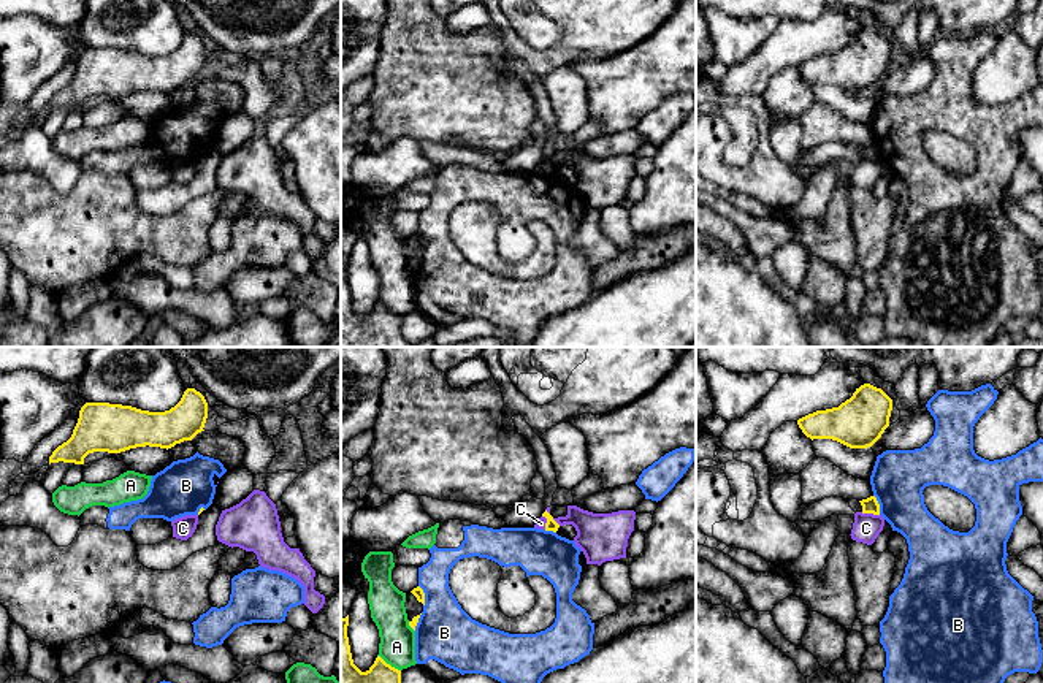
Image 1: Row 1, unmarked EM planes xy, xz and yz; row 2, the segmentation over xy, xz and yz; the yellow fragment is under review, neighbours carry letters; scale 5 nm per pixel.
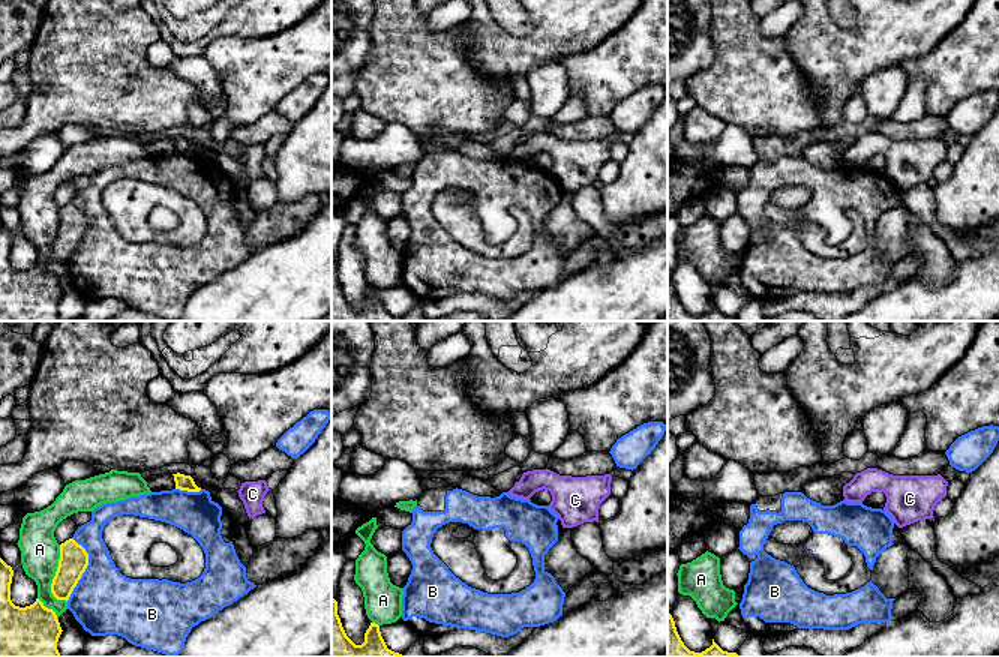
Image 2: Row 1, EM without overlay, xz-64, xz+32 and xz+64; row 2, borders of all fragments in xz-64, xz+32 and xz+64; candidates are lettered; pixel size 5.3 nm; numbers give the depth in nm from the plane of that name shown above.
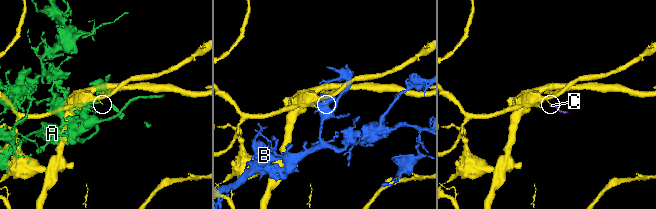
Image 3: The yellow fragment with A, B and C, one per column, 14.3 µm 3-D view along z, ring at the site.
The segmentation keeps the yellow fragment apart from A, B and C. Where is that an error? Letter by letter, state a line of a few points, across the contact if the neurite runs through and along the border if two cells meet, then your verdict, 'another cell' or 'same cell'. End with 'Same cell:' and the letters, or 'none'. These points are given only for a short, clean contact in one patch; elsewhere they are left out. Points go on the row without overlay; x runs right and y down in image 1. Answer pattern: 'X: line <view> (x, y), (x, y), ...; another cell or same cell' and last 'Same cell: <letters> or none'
A: another cell
B: another cell
C: line yz (861, 157), (878, 160); another cell
Same cell: none

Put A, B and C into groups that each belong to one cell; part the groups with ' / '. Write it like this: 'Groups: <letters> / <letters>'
Groups: A / B / C

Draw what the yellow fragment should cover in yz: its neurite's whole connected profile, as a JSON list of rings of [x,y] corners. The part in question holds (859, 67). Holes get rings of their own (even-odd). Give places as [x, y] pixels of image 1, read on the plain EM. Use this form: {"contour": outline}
{"contour": [[[864,29],[839,52],[816,55],[797,65],[802,78],[813,84],[832,84],[850,93],[872,92],[889,71],[892,44]]]}

